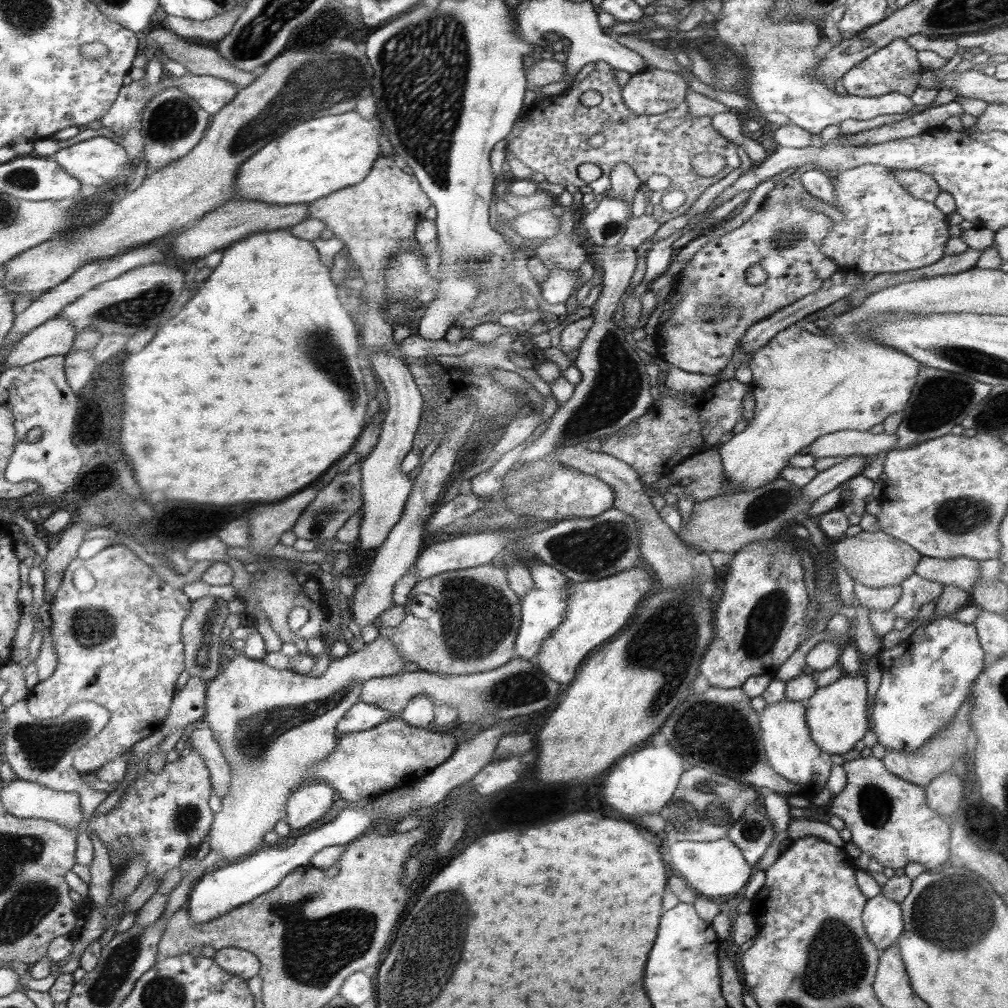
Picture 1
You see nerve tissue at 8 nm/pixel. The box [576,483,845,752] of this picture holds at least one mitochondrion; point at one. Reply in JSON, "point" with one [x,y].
{"point":[661,645]}

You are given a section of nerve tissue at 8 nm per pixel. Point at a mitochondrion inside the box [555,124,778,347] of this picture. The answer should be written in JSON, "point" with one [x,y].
{"point":[612,227]}

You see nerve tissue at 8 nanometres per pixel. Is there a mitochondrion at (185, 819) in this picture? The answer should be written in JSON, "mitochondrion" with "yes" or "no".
{"mitochondrion":"yes"}

